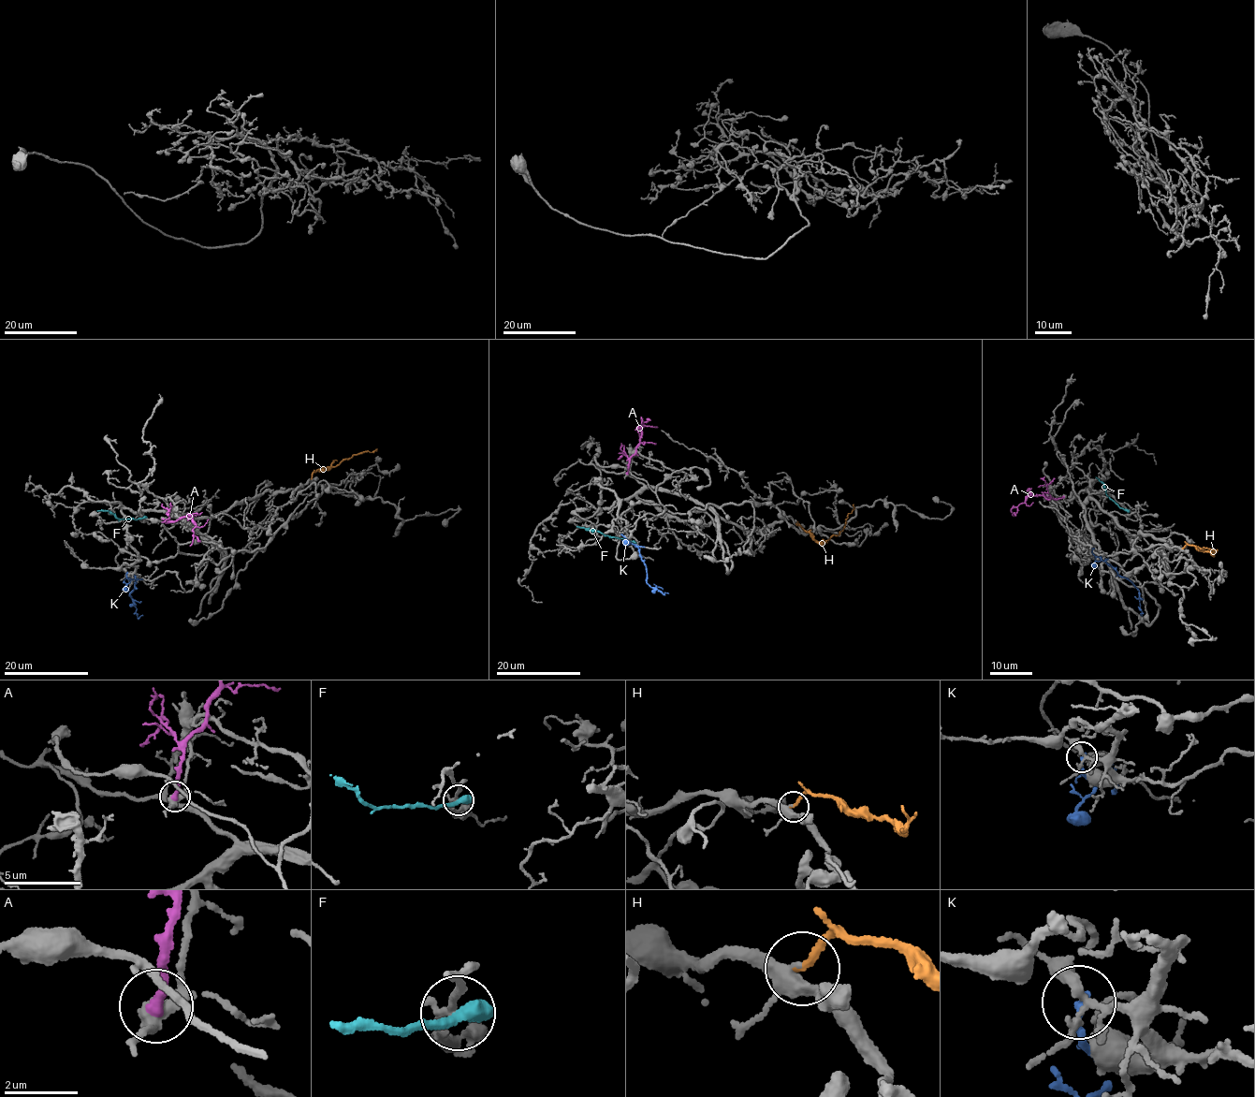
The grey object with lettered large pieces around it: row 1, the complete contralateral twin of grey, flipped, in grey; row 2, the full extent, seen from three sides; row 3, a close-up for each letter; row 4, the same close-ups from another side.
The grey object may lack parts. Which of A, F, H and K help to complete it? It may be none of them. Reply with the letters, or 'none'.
H

